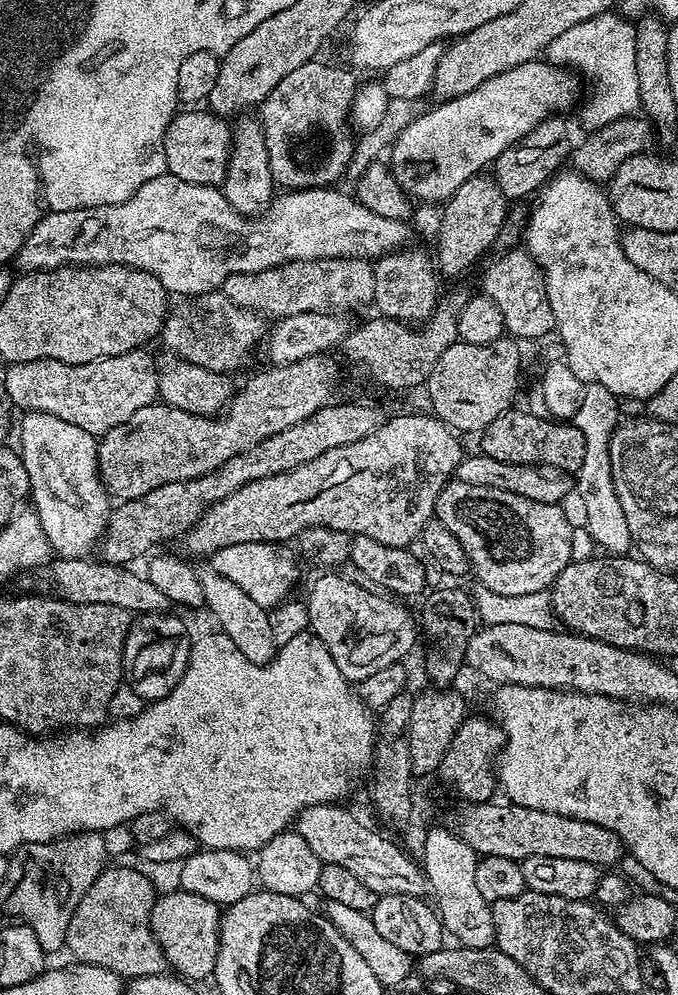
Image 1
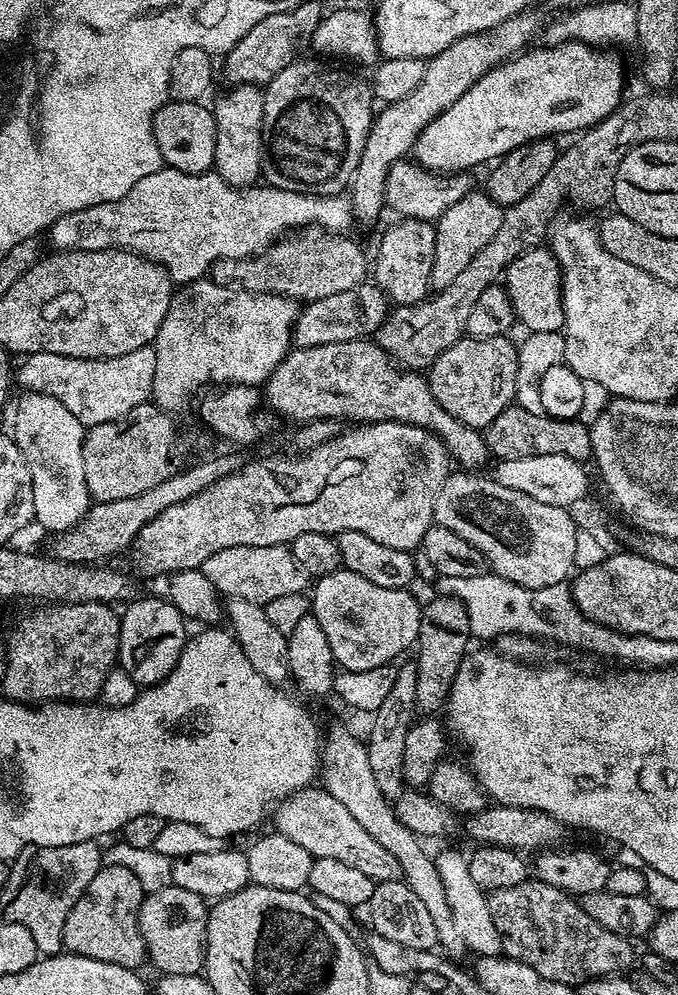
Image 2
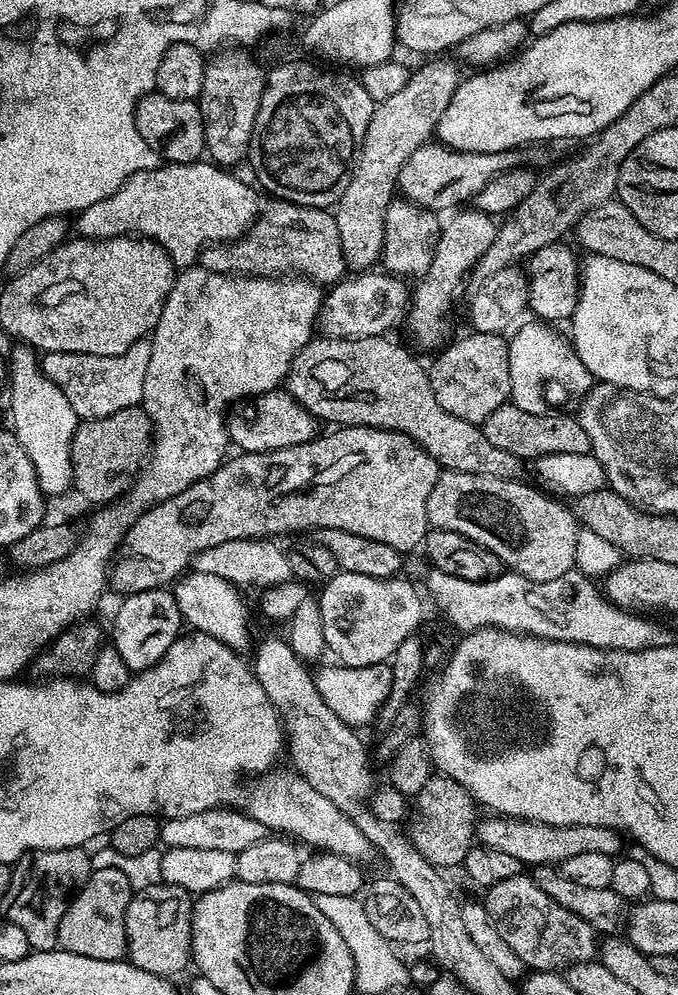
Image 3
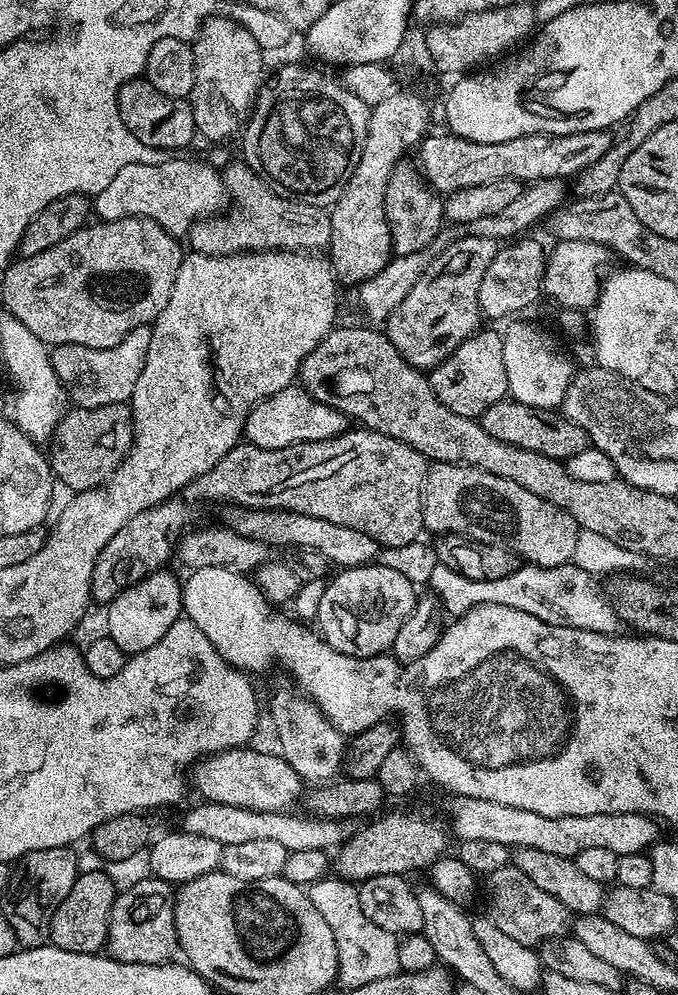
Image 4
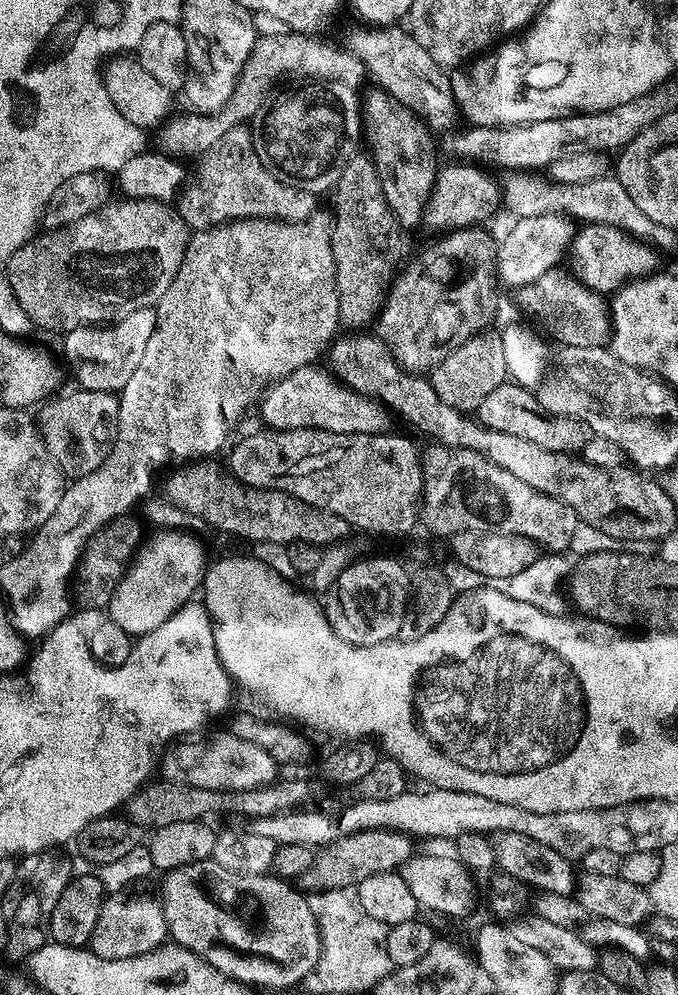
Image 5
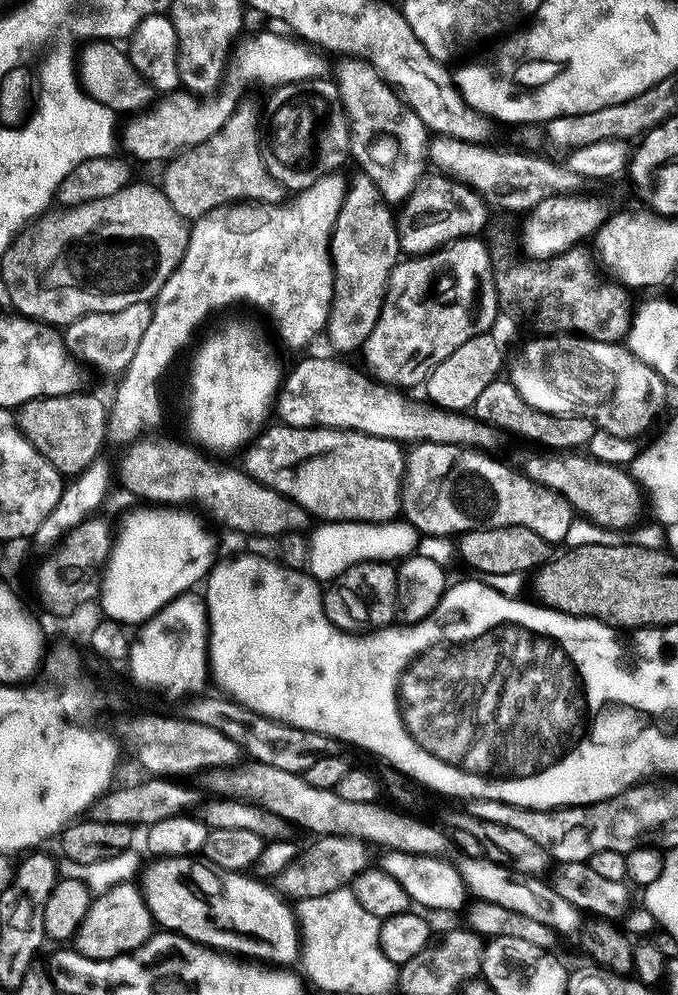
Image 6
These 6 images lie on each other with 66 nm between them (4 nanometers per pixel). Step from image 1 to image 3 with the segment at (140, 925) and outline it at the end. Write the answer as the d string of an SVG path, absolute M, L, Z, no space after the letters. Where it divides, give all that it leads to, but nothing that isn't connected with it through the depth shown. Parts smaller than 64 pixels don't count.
M116 867L93 869L87 883L80 888L63 915L67 929L66 940L69 940L72 950L79 956L89 956L99 960L119 960L127 953L125 942L125 912L126 906L132 900L134 889L126 874Z

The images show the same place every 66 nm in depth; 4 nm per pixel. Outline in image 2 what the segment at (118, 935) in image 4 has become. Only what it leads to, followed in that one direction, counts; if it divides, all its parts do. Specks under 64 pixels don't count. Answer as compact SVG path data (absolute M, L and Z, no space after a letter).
M173 883L166 890L154 890L145 895L137 911L137 926L145 942L147 959L157 968L157 973L194 975L203 969L208 910L204 897Z

